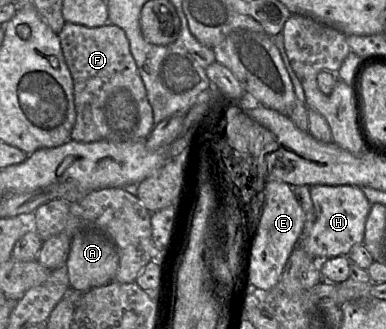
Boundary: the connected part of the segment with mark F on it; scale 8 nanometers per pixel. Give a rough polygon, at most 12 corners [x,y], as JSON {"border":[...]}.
{"border":[[65,22],[71,140],[145,141],[153,112],[125,32]]}

